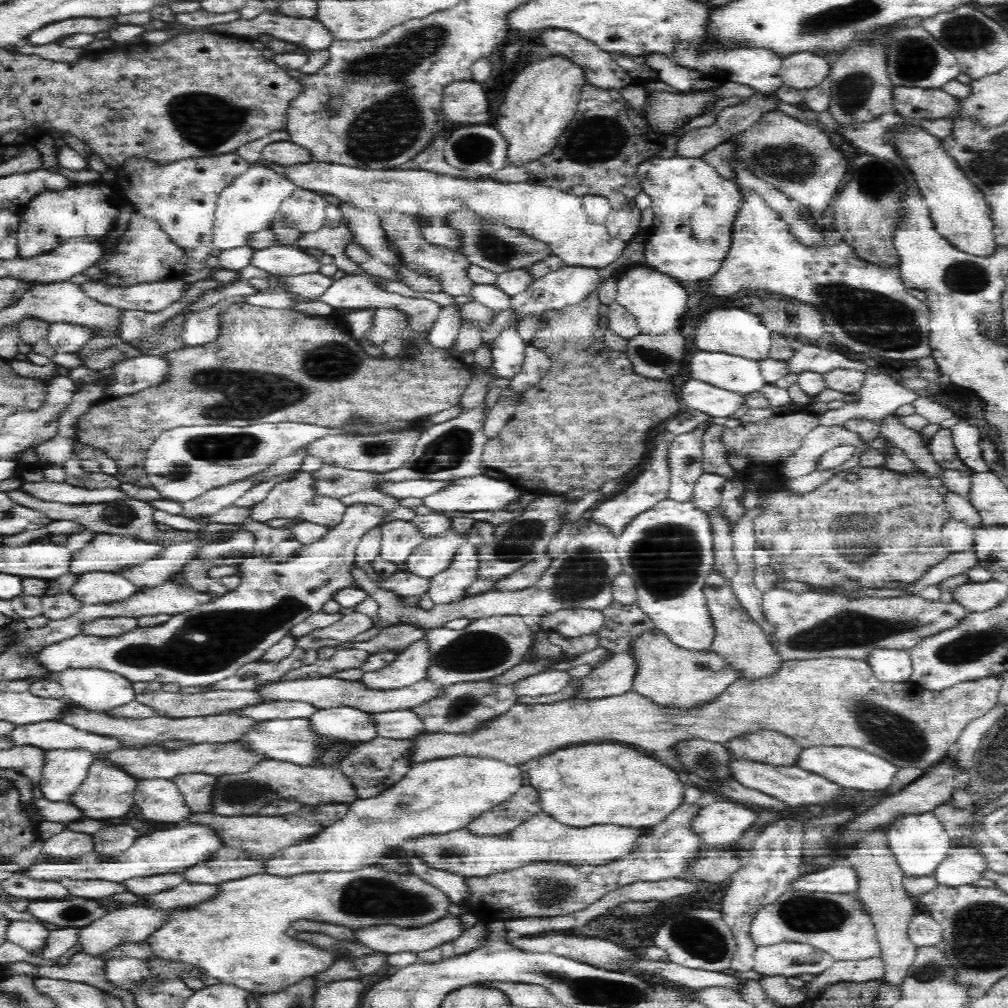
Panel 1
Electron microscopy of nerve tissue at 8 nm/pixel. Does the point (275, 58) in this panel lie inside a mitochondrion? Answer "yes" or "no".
no

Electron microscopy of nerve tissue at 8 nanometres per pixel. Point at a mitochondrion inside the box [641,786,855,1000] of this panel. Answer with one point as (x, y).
(806, 914)

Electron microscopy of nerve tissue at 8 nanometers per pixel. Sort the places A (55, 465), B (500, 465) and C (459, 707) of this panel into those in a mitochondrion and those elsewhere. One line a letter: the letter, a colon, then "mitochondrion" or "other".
A: other
B: other
C: mitochondrion

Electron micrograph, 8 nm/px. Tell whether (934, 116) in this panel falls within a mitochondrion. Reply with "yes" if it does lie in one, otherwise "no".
no

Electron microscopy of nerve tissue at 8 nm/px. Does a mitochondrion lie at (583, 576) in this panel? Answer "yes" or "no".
yes

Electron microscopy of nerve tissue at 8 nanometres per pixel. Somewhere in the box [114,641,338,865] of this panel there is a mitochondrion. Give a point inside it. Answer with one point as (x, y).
(246, 792)

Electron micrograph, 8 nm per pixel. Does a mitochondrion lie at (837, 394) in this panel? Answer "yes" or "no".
no

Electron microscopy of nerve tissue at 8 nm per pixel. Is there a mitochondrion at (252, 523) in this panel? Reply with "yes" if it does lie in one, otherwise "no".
no

